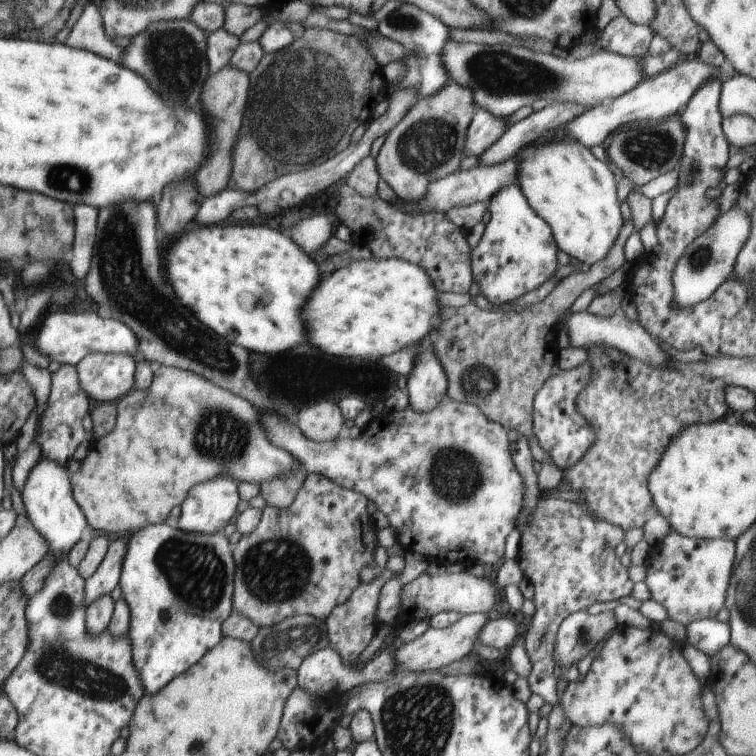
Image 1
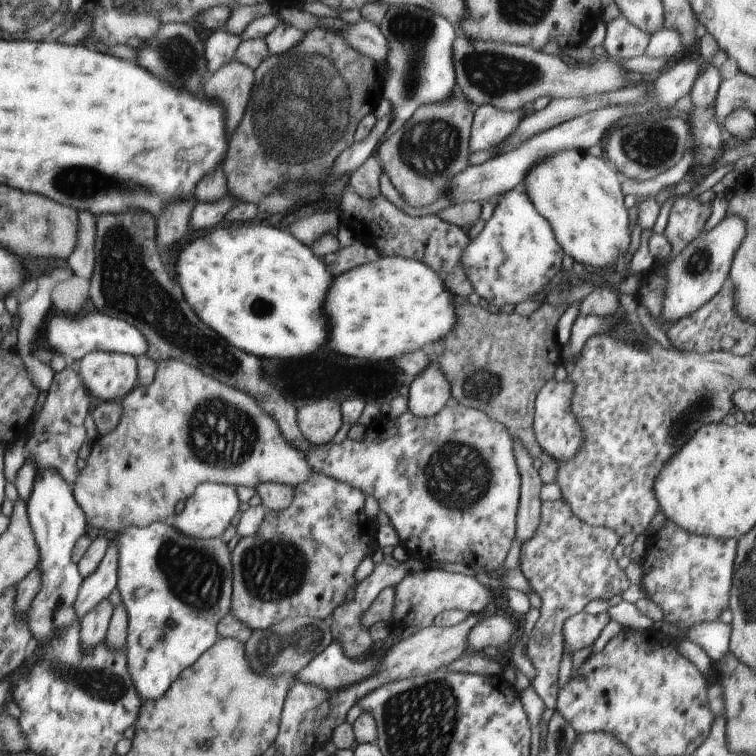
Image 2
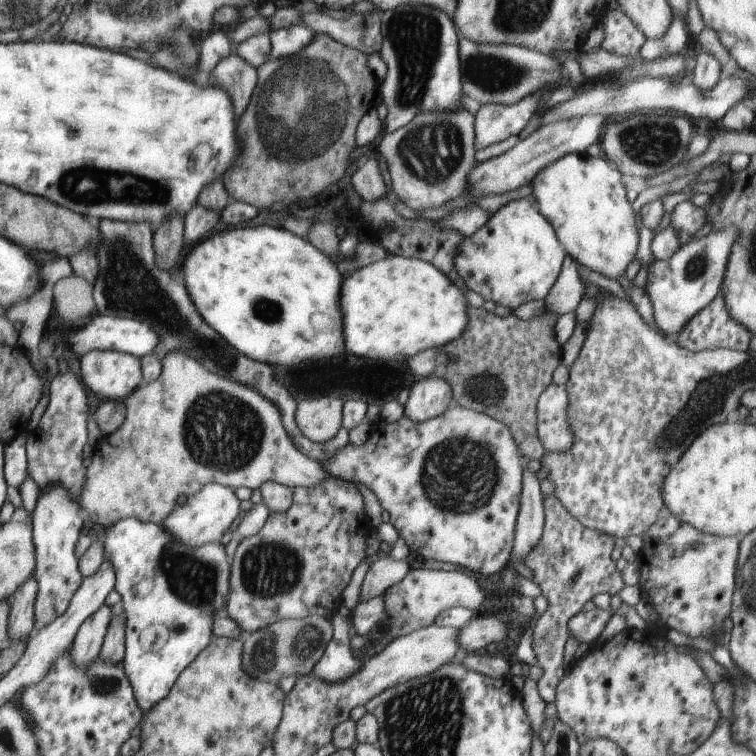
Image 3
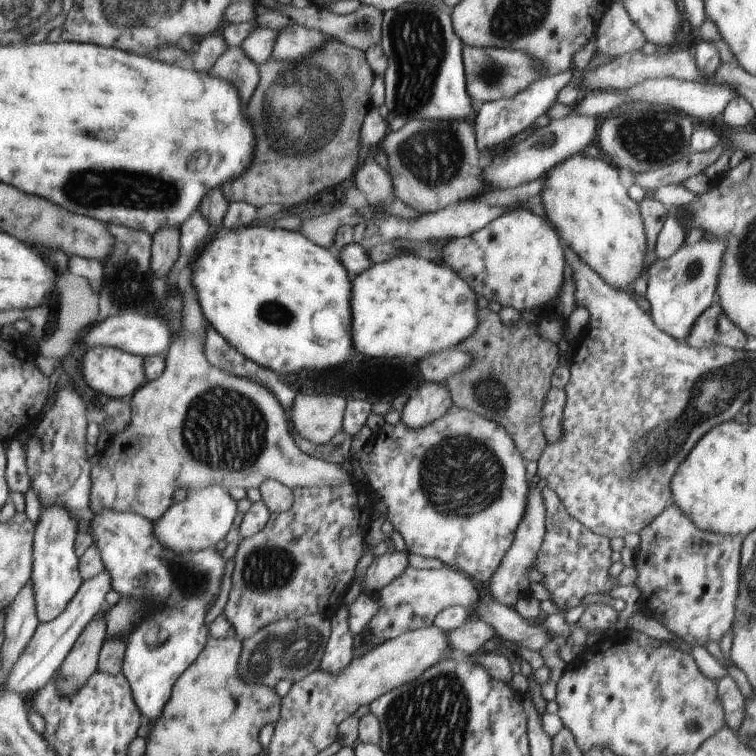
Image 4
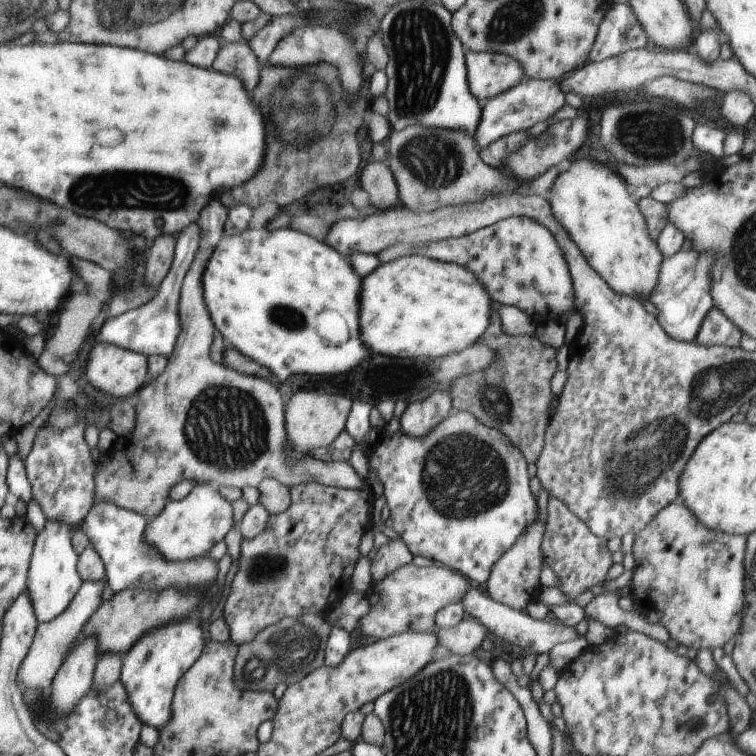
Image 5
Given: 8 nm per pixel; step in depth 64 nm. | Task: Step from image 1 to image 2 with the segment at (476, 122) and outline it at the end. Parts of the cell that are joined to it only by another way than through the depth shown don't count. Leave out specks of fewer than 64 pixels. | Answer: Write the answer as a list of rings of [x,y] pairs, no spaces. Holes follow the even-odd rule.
[[[479,106],[473,114],[470,130],[470,152],[490,150],[504,142],[524,118],[522,108],[514,112],[496,110],[495,106]]]

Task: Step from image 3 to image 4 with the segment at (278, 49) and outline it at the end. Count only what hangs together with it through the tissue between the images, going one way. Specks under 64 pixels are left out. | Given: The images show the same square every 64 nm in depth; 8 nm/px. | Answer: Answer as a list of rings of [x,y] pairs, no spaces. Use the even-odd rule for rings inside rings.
[[[290,22],[290,24],[278,31],[278,36],[276,36],[274,42],[274,48],[272,50],[271,59],[276,61],[286,61],[296,62],[296,60],[302,60],[302,58],[308,58],[308,54],[320,50],[328,40],[331,40],[330,37],[324,36],[320,30],[310,30],[305,26]]]

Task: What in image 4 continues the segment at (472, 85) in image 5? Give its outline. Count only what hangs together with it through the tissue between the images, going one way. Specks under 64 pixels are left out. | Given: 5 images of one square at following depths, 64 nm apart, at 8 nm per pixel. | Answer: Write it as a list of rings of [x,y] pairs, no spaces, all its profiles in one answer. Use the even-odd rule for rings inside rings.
[[[462,46],[463,63],[466,75],[466,90],[472,100],[492,102],[495,100],[508,100],[519,92],[524,92],[536,80],[542,78],[544,66],[540,60],[532,58],[522,50],[510,48],[480,46]]]

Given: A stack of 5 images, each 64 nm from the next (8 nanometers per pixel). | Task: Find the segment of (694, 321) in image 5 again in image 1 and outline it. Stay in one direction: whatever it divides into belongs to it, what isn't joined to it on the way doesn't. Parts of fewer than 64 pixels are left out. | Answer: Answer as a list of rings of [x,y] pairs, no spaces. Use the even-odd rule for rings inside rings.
[[[733,206],[728,212],[717,218],[713,226],[699,238],[696,238],[676,264],[672,274],[673,306],[678,309],[692,309],[709,300],[712,294],[735,271],[735,261],[742,251],[751,232],[751,221],[746,212]]]

